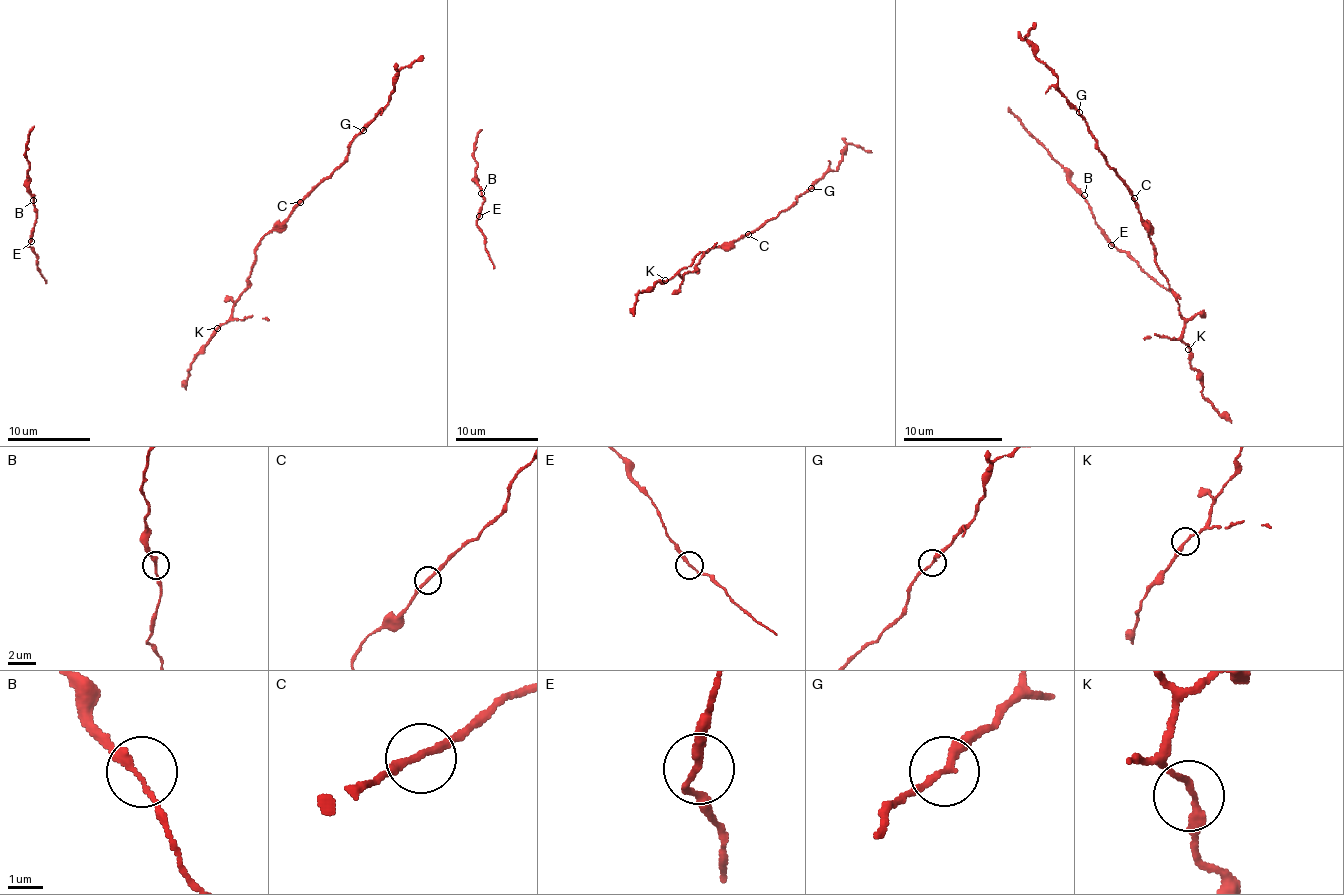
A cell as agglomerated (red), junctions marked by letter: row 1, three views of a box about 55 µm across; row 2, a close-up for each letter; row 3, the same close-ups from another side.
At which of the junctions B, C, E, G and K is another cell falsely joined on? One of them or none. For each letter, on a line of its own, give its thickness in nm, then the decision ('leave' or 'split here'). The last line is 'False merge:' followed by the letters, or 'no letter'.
B: calibre 200 nm; leave
C: calibre 200 nm; leave
E: calibre 200 nm; leave
G: calibre 200 nm; split here
K: calibre 200 nm; leave
False merge: G

